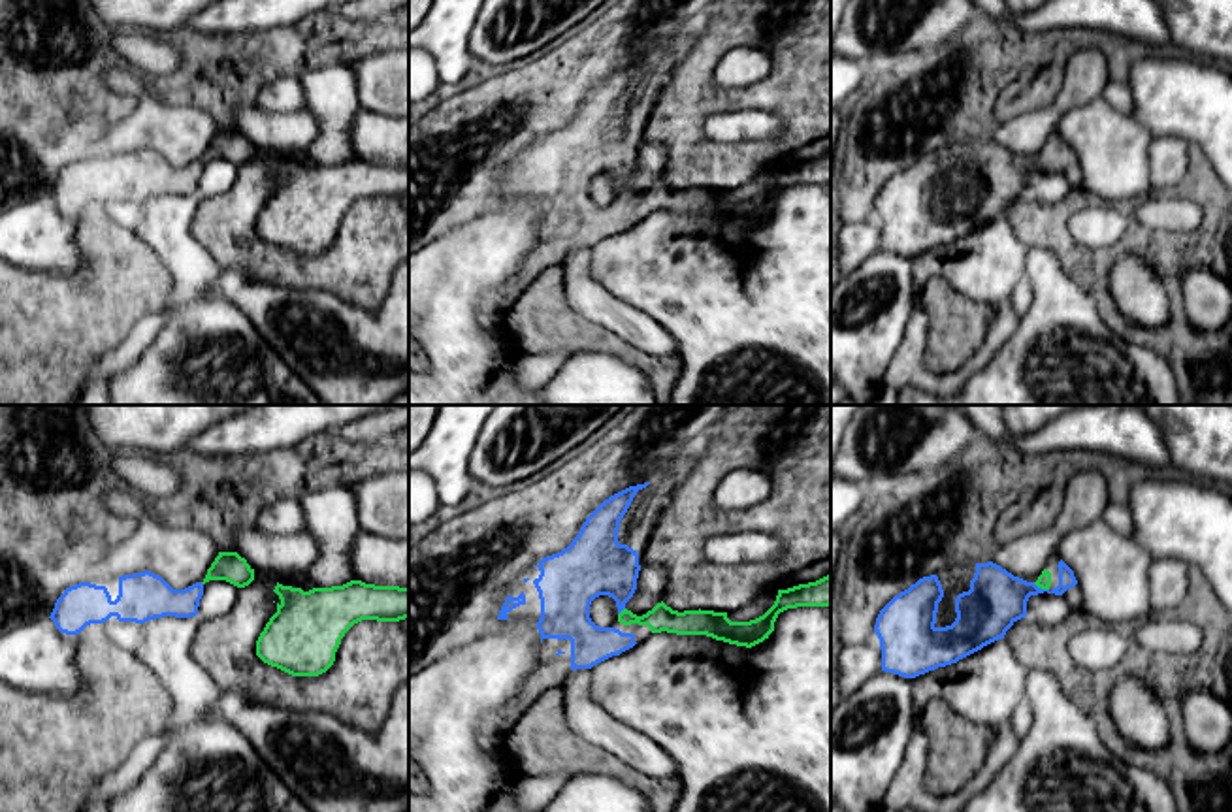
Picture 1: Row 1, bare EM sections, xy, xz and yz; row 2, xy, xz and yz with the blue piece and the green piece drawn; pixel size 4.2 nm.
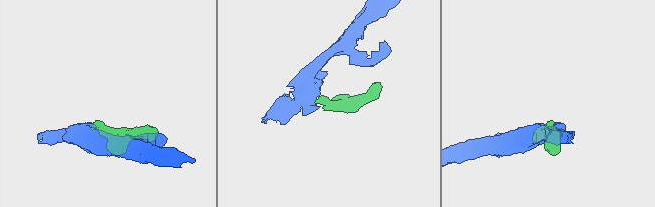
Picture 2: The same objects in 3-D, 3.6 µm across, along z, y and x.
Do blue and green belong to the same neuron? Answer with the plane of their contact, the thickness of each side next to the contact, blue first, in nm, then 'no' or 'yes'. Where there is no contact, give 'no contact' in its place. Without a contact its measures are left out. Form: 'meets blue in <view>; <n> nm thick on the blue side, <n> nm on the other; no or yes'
meets blue in yz; 240 nm thick on the blue side, 60 nm on the other; yes

